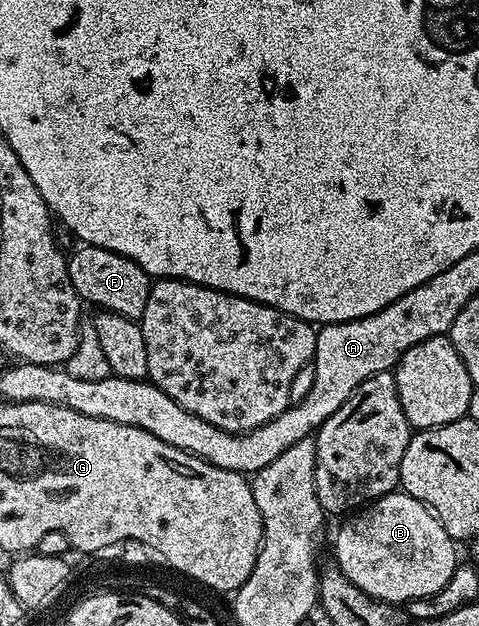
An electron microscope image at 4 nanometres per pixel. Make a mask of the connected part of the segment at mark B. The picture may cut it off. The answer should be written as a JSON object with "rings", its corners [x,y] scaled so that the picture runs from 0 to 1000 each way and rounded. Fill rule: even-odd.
{"rings":[[[829,784],[787,794],[720,832],[697,864],[699,901],[741,936],[777,955],[810,965],[843,966],[843,962],[864,957],[904,955],[927,936],[942,933],[952,909],[952,867],[931,853],[912,826],[854,788]]]}

